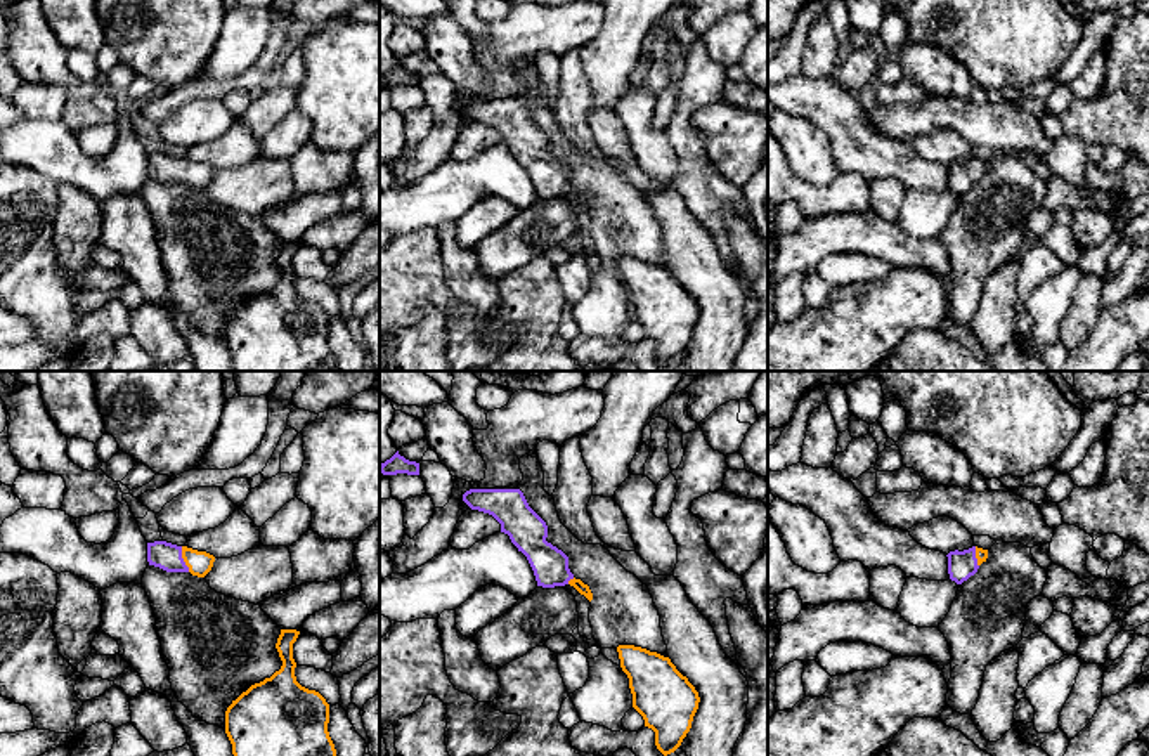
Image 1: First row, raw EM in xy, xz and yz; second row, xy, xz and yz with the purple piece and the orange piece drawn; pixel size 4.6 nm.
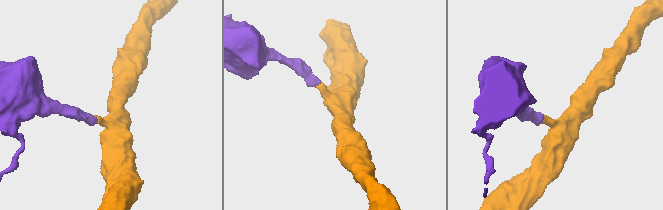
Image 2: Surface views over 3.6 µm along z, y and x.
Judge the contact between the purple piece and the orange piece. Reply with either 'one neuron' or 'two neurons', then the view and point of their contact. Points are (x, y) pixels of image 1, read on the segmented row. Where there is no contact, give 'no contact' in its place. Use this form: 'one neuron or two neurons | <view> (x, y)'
one neuron | xy (182, 559)

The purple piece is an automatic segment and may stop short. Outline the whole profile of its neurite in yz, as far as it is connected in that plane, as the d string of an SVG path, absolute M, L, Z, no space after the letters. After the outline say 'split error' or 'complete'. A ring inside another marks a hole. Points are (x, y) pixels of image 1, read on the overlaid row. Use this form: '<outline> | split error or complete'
M972 546L964 551L950 551L948 555L948 574L957 584L962 584L974 576L983 562L988 558L988 550Z | split error

